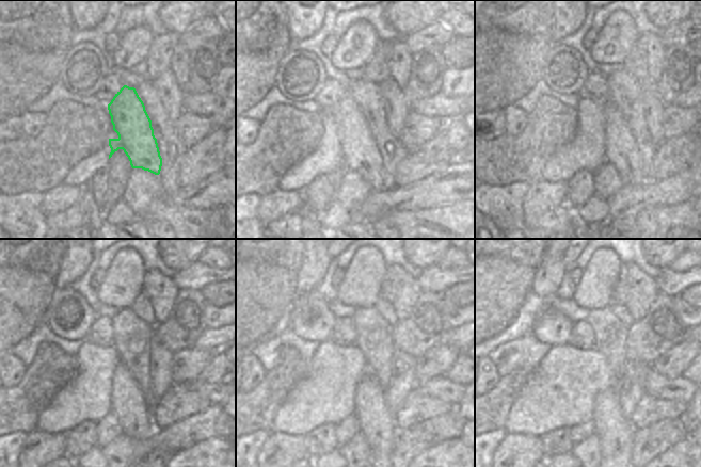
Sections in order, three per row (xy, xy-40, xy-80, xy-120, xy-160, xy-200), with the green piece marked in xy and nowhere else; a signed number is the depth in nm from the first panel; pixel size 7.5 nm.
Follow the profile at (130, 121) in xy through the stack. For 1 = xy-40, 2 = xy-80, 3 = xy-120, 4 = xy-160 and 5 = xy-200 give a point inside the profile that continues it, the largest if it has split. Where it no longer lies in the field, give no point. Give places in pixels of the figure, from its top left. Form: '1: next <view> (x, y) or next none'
1: next xy-40 (367, 154)
2: next xy-80 (604, 158)
3: next xy-120 (128, 401)
4: next xy-160 (376, 421)
5: next xy-200 (616, 433)

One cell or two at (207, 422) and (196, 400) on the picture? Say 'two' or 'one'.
two

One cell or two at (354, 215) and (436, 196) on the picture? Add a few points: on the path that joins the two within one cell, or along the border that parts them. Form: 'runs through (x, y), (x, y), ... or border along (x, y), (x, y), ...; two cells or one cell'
runs through (375, 209), (380, 205), (400, 197), (416, 196); one cell

